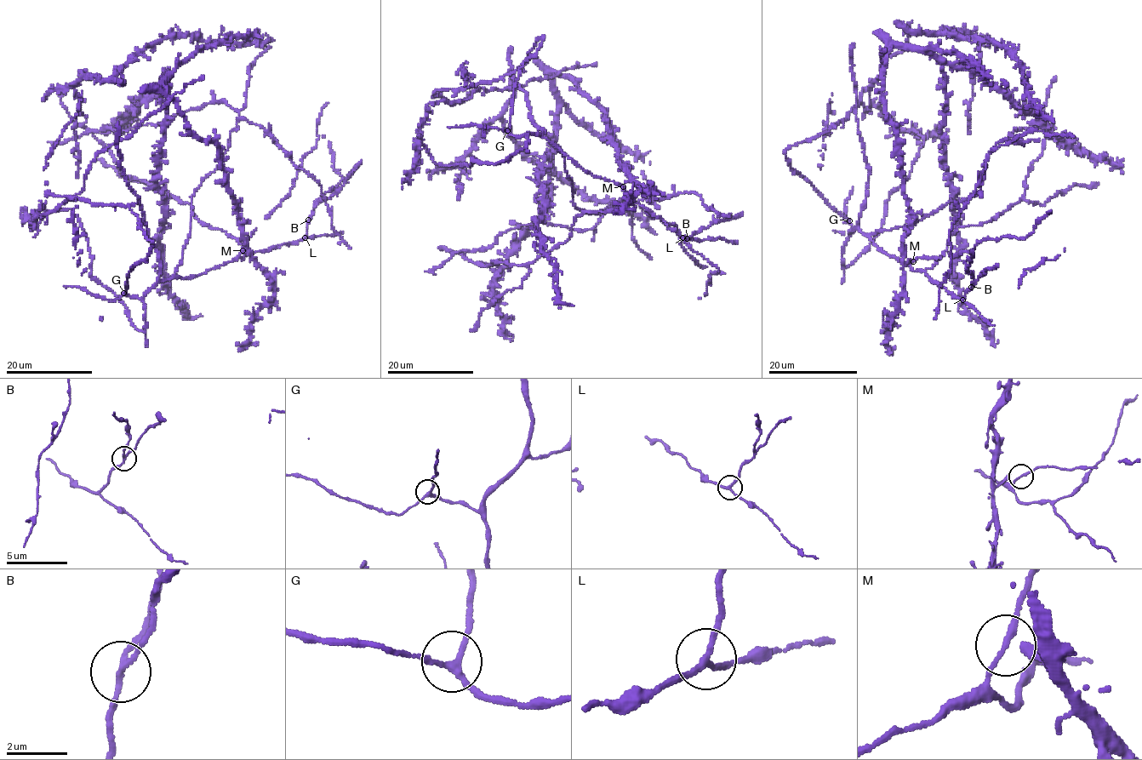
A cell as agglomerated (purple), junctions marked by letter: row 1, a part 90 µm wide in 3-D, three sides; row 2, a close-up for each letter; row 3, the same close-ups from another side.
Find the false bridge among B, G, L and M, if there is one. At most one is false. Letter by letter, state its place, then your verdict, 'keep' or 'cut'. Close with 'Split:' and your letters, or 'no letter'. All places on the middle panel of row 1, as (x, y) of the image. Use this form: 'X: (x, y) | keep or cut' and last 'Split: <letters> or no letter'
B: (687, 238) | cut
G: (507, 130) | keep
L: (682, 237) | keep
M: (623, 186) | keep
Split: B

